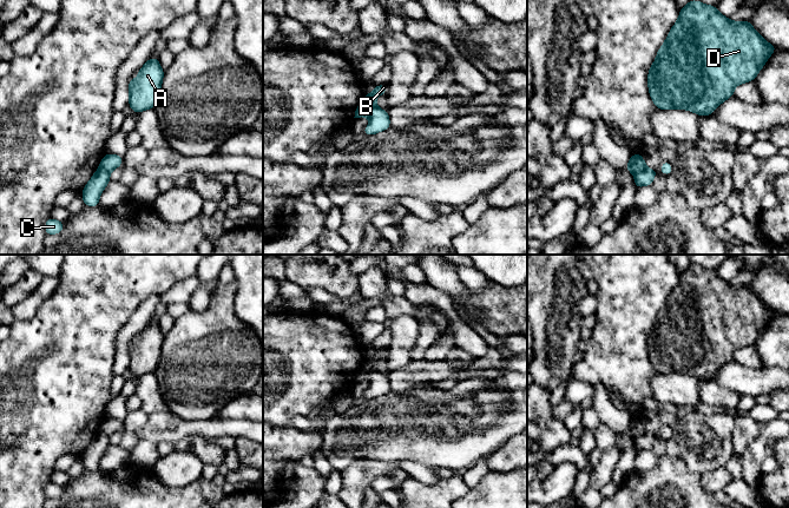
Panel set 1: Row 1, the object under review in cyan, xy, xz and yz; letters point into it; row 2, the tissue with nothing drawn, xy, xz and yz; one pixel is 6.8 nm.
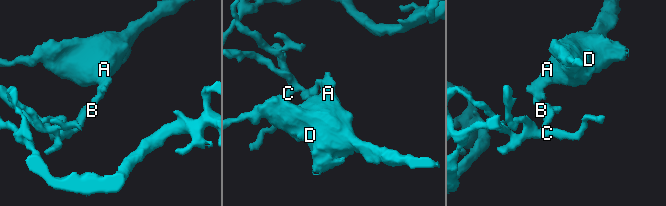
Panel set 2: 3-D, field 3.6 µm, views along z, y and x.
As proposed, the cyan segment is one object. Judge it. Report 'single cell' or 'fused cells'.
fused cells

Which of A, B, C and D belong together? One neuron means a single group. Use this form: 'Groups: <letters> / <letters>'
Groups: A B D / C

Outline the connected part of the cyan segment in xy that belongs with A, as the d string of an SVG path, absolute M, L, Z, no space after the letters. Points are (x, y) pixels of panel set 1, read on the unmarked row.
M150 321L147 326L138 334L139 341L129 345L129 369L136 378L154 372L162 355L164 334L158 322Z

